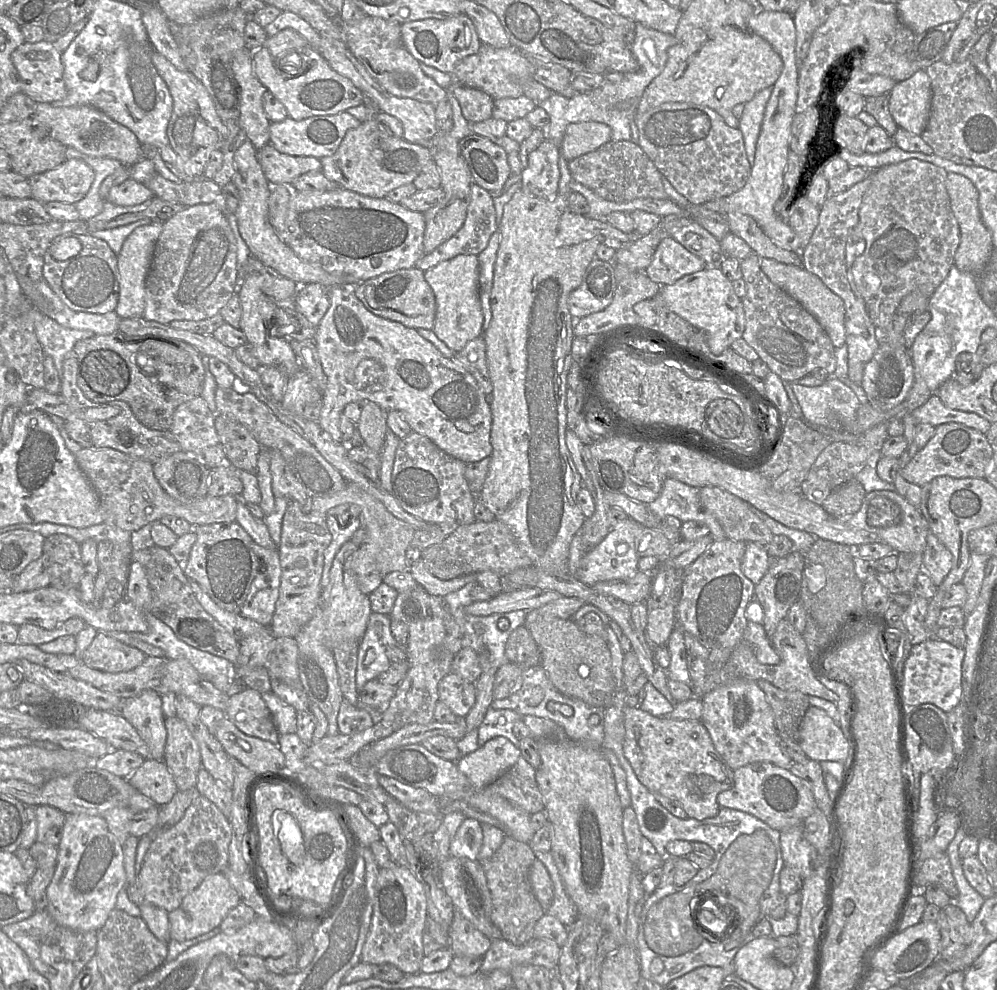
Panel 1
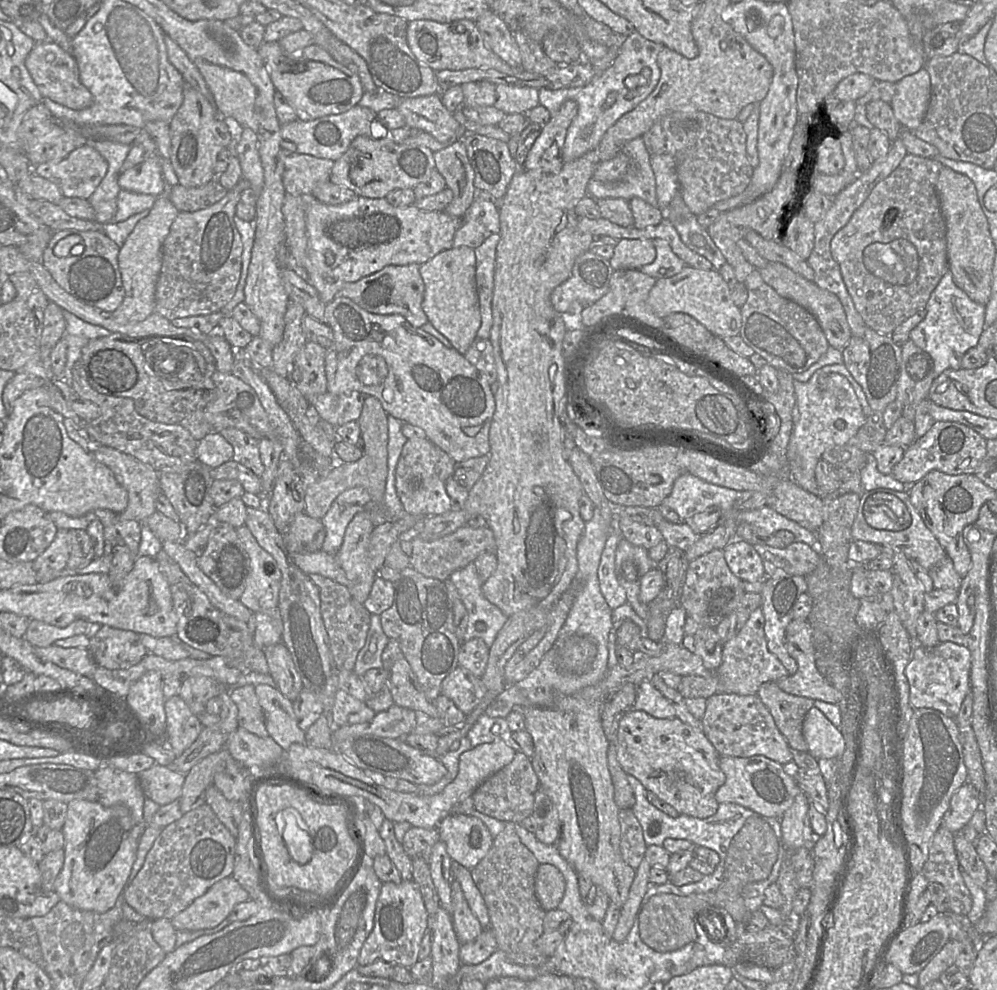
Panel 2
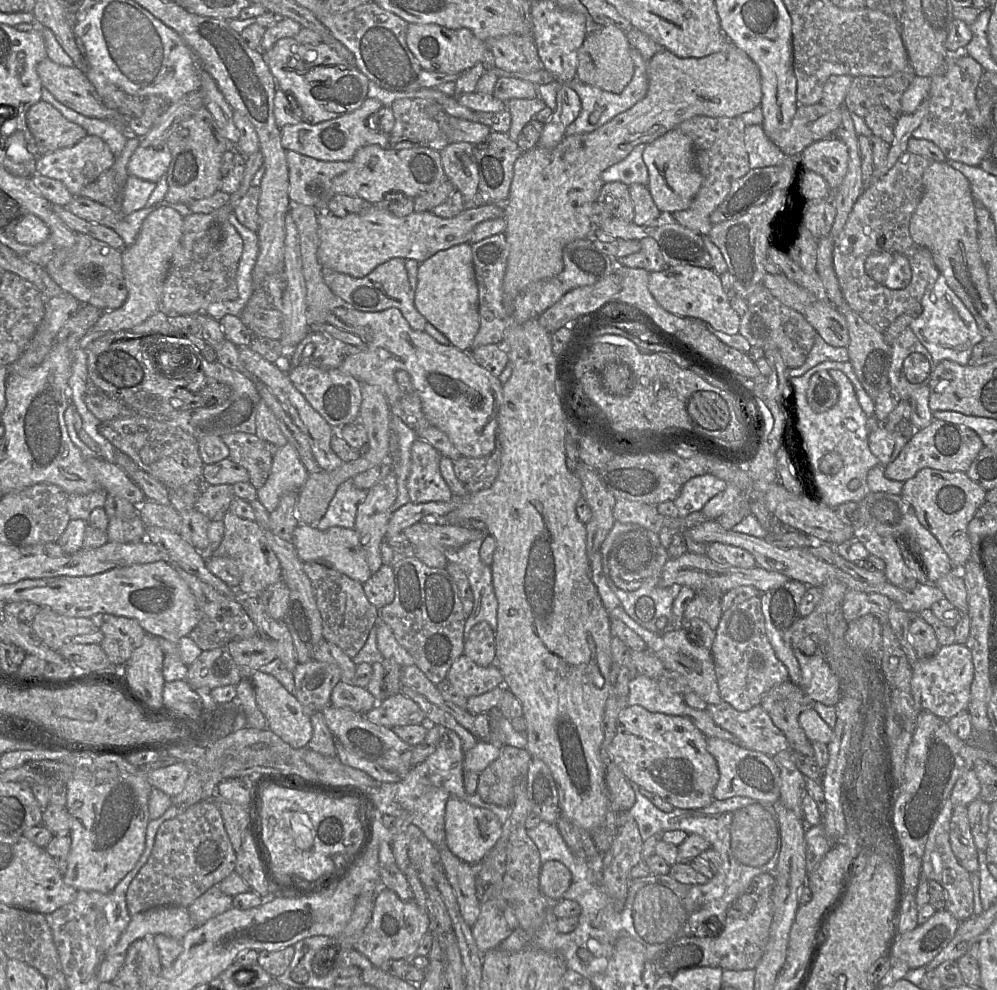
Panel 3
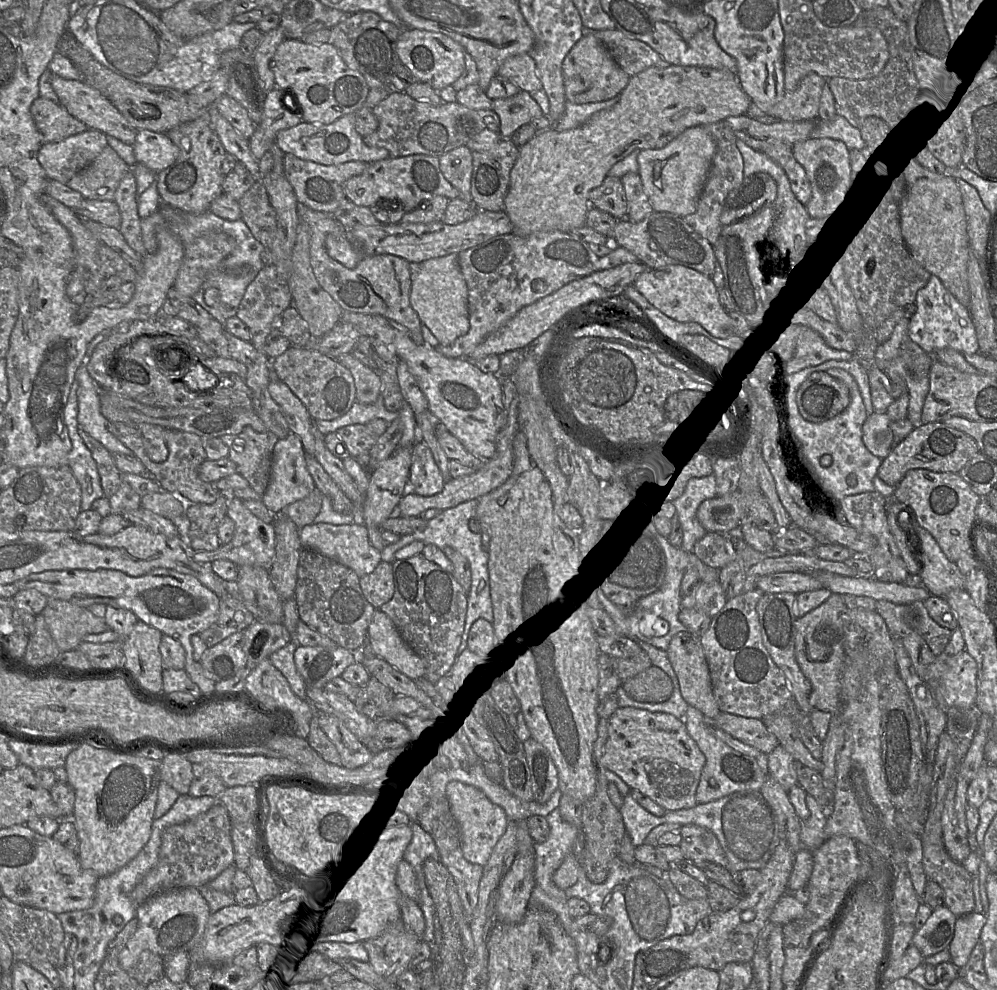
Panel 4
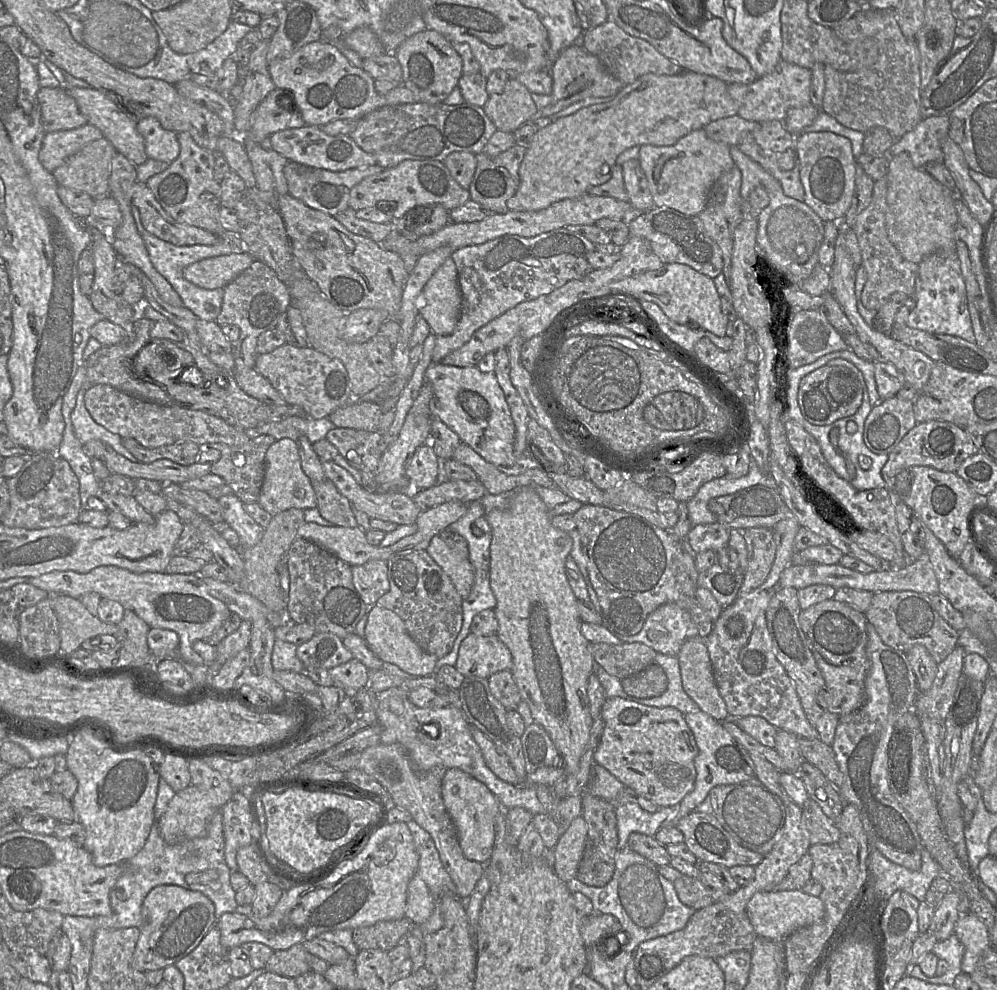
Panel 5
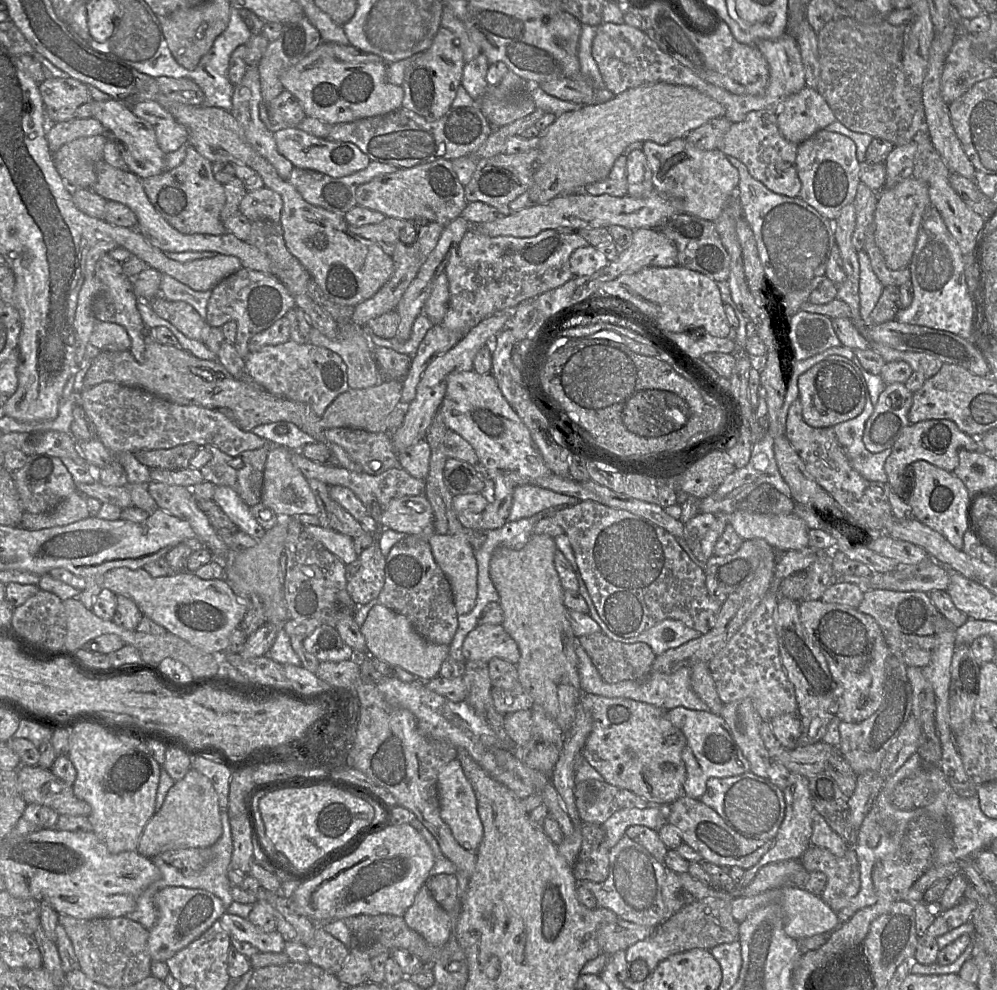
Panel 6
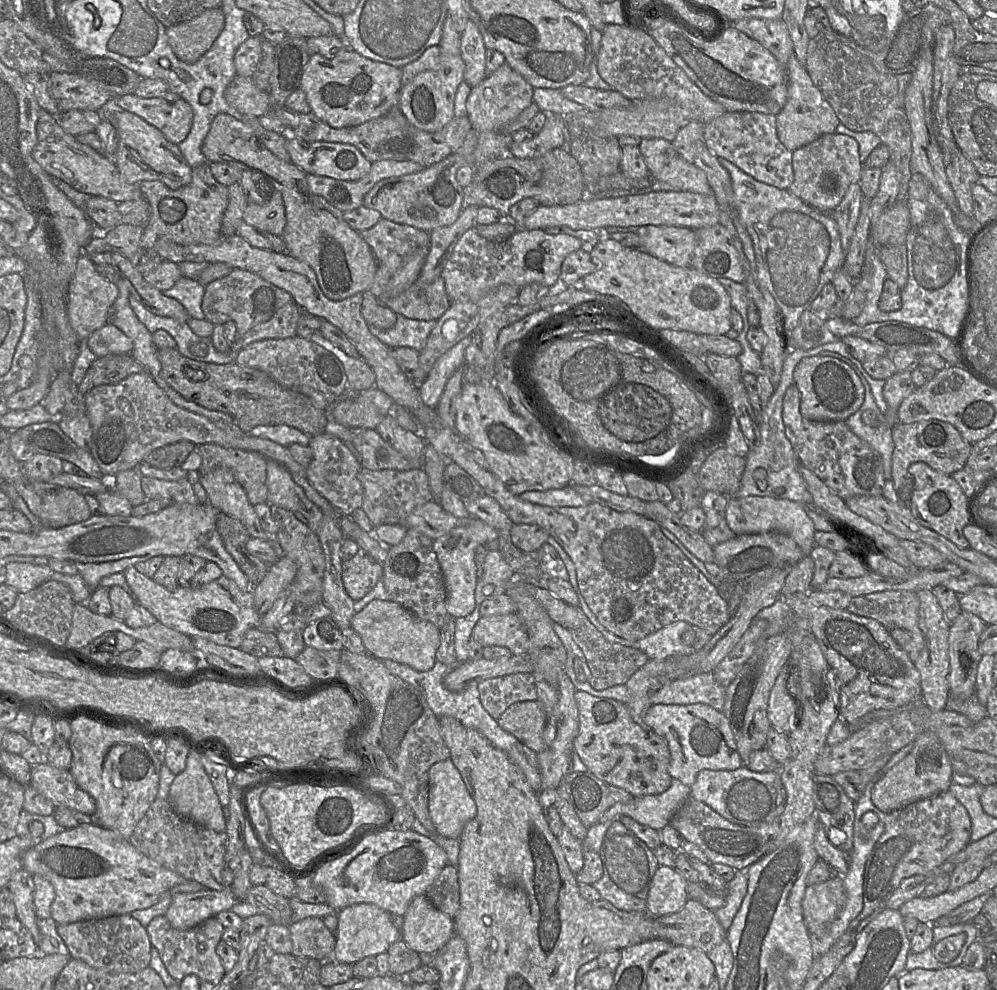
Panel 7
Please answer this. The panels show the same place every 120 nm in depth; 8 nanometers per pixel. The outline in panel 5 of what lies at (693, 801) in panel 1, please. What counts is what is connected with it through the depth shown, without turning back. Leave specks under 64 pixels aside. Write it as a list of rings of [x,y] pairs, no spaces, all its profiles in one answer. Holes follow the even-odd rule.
[[[612,697],[606,698],[601,708],[601,718],[604,729],[593,755],[594,762],[607,769],[626,787],[632,788],[659,807],[678,806],[693,789],[697,774],[694,761],[698,748],[684,714],[674,707],[657,708]]]

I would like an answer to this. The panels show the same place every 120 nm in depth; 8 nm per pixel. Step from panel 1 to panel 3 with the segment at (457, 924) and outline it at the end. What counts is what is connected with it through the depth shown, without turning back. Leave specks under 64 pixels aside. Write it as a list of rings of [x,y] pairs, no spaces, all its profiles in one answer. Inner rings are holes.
[[[446,843],[439,847],[444,873],[453,888],[464,921],[473,926],[480,913],[477,868],[456,857]]]

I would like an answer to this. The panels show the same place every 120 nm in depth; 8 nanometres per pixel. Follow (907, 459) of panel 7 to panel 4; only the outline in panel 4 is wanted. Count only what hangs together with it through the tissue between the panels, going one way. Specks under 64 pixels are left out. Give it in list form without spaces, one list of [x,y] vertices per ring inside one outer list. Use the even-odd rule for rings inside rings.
[[[943,421],[931,422],[915,427],[882,460],[877,475],[886,484],[896,487],[911,469],[958,473],[978,453],[978,446],[971,436],[947,425]]]

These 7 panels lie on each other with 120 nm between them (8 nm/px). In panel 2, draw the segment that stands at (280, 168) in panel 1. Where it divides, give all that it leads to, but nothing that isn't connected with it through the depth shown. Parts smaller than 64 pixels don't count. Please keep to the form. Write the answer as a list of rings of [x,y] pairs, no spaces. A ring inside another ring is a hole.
[[[281,148],[278,153],[283,164],[282,182],[286,193],[312,197],[312,191],[330,178],[334,161]]]

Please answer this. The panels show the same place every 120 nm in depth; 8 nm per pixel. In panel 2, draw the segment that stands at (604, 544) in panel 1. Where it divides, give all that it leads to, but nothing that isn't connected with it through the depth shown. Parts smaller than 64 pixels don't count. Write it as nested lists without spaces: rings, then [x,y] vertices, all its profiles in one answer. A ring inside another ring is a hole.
[[[617,529],[610,533],[597,570],[601,594],[612,610],[626,603],[626,591],[615,573],[615,553],[621,539]]]

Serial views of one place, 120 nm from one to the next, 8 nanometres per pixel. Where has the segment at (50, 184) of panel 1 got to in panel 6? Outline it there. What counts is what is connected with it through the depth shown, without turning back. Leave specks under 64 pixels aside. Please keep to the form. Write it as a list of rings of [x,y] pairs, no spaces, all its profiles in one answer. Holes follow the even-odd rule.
[[[90,117],[49,124],[46,138],[50,152],[55,154],[63,145],[75,139],[103,134],[103,125],[96,118]]]

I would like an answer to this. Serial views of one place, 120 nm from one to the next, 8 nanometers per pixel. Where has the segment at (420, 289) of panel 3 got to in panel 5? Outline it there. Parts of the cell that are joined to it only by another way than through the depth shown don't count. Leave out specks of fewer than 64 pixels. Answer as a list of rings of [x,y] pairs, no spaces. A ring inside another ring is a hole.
[[[449,257],[426,283],[419,299],[419,314],[435,335],[448,335],[457,325],[461,305],[458,272],[452,257]]]

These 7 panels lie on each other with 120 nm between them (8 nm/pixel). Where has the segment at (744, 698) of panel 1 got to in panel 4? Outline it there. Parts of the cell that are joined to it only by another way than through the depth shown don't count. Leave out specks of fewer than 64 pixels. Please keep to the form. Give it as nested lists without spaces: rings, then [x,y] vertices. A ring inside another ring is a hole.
[[[722,711],[714,719],[718,728],[762,753],[769,754],[780,744],[762,719],[742,717]]]

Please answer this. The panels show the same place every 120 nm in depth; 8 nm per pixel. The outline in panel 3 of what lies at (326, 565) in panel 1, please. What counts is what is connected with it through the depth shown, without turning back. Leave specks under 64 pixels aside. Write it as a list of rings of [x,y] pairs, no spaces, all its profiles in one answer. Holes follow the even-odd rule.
[[[352,479],[343,482],[337,488],[325,515],[315,526],[322,531],[331,527],[354,528],[358,507],[364,502],[367,492],[356,488]]]

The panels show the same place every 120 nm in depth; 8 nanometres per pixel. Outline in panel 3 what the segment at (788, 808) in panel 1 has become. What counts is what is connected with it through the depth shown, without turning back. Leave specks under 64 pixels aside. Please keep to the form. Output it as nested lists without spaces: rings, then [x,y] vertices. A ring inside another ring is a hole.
[[[706,737],[706,748],[717,761],[719,770],[714,800],[742,796],[773,804],[780,799],[780,773],[771,757],[717,737]]]

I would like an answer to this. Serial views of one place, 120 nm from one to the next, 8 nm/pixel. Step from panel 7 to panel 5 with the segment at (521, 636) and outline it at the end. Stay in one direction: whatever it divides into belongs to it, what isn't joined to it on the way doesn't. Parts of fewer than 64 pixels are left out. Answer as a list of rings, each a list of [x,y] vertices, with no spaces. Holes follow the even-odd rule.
[[[469,633],[460,645],[455,668],[465,677],[489,679],[499,671],[512,670],[512,655],[497,635]]]

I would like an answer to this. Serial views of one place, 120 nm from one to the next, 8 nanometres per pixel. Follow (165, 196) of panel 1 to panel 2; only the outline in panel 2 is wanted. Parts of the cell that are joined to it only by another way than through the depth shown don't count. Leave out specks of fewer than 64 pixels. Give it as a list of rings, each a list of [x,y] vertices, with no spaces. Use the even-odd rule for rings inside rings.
[[[216,179],[199,187],[176,184],[171,187],[169,199],[179,212],[195,212],[217,203],[227,191]]]

